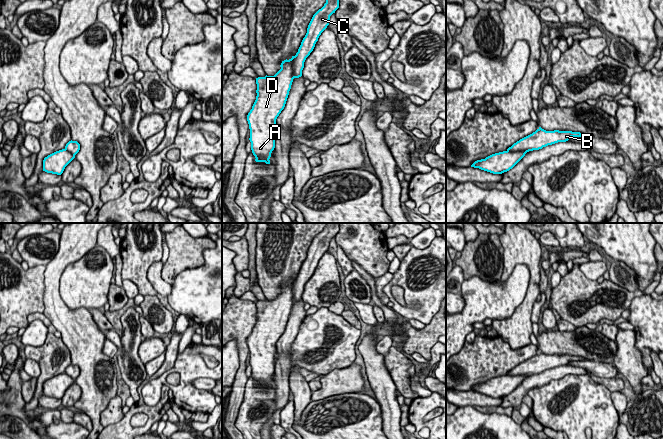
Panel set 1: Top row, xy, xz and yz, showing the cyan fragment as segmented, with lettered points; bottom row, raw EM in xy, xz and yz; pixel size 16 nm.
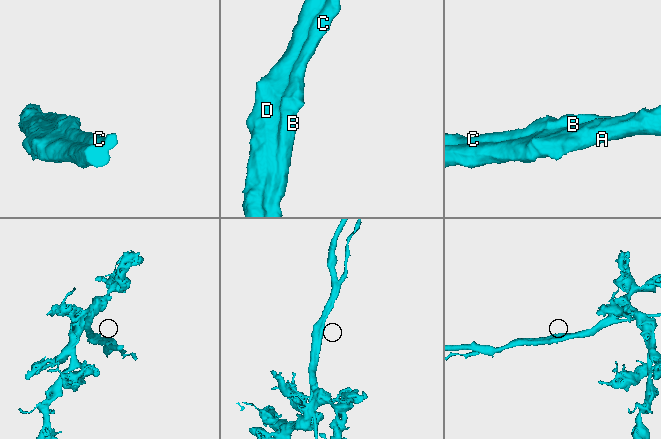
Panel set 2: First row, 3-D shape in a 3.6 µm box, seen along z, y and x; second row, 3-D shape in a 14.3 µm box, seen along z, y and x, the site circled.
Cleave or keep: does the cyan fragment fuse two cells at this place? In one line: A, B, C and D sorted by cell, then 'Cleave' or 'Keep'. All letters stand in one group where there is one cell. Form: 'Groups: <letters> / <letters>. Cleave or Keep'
Groups: A B C D. Keep

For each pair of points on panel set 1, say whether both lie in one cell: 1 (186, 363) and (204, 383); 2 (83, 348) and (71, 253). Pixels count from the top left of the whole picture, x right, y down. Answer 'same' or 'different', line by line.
1: different
2: same

